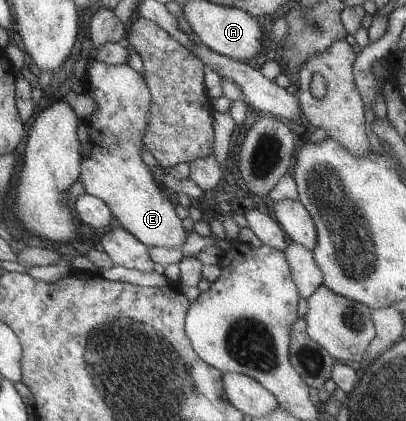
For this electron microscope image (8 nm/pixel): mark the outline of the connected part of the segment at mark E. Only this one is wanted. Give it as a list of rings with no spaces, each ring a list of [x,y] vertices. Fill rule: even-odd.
[[[91,59],[85,72],[83,87],[84,92],[89,94],[97,105],[89,120],[85,121],[83,133],[87,154],[80,163],[79,179],[83,183],[85,193],[101,199],[109,207],[119,226],[129,231],[147,248],[154,246],[180,248],[188,232],[182,227],[180,219],[174,212],[174,206],[158,189],[150,169],[140,156],[140,151],[145,147],[142,136],[149,123],[150,95],[145,79],[128,64],[115,66]]]

